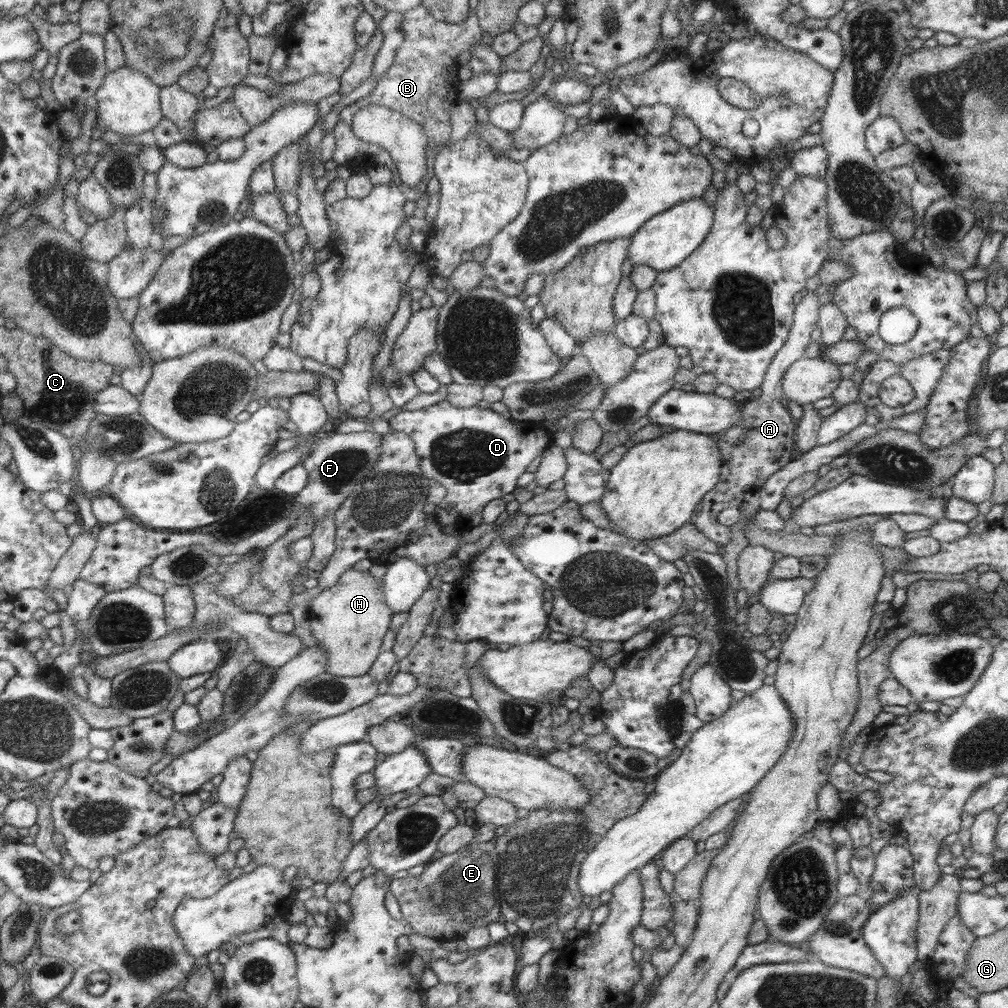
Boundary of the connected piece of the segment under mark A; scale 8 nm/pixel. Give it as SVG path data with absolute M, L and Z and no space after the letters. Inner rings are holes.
M808 292L802 297L799 304L794 306L793 322L787 340L783 346L773 355L763 380L758 388L761 390L760 397L744 400L741 406L742 420L737 424L731 424L723 432L717 432L716 443L721 451L720 479L713 488L706 492L702 499L701 511L691 519L705 539L711 540L717 545L729 544L731 541L730 527L723 526L716 521L716 516L724 508L739 506L748 500L754 492L778 468L785 466L796 453L794 432L796 421L790 416L783 402L782 378L785 370L797 359L803 356L803 352L809 346L811 331L818 327L817 316L819 298L815 292Z

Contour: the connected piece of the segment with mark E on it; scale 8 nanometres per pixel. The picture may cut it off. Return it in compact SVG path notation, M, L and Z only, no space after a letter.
M473 838L467 846L425 863L419 876L391 880L388 891L396 898L401 919L405 919L413 933L431 937L435 942L450 941L461 938L470 928L499 920L494 843L494 839L481 842Z

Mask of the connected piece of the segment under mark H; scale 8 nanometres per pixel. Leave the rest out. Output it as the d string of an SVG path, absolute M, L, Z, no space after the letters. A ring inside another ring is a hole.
M347 569L334 585L325 587L310 600L309 608L310 633L326 652L326 672L336 677L365 674L380 652L381 639L394 614L385 604L382 579L368 571Z

